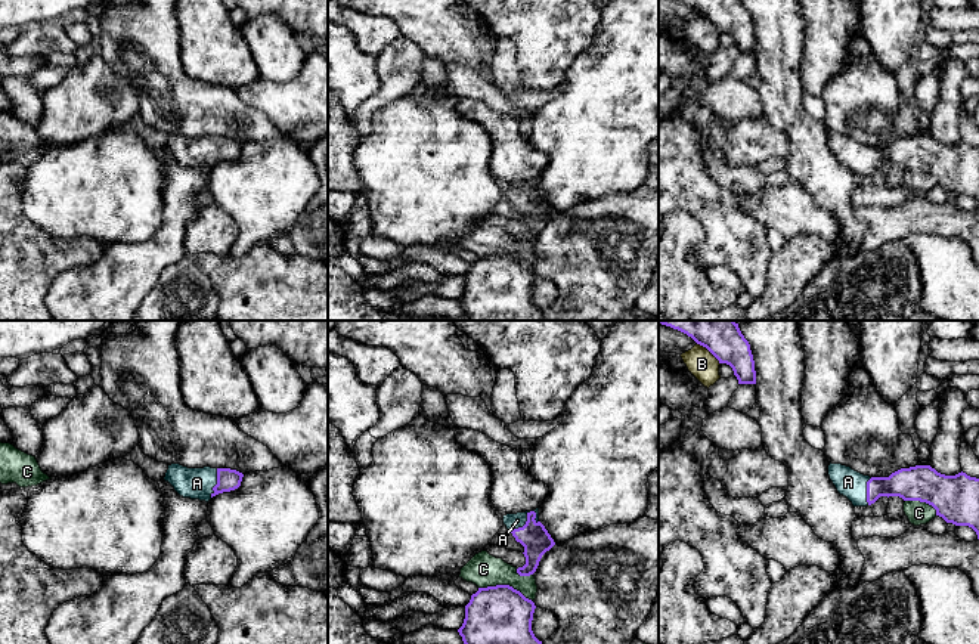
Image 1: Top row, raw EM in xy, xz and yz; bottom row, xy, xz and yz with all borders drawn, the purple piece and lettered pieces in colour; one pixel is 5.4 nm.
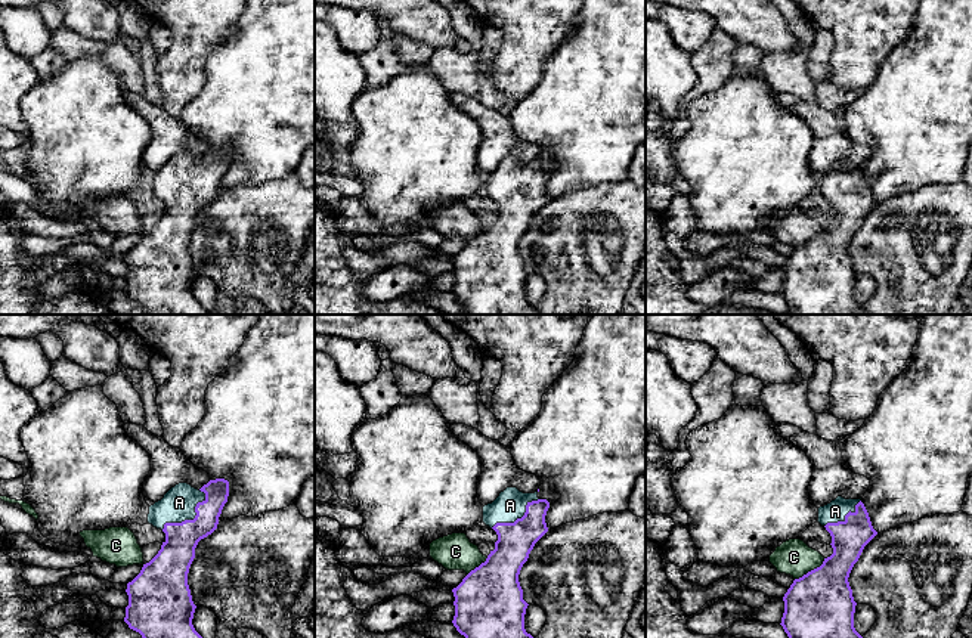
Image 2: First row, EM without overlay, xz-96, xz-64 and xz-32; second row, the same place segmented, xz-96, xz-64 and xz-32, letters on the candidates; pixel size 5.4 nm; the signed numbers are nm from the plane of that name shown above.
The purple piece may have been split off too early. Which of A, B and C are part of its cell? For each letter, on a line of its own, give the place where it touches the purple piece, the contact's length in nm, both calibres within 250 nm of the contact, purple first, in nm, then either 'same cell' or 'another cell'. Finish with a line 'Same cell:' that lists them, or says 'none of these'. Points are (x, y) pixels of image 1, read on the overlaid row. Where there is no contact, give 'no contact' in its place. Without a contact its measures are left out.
A: xz (526, 522) | 170 nm | 160/80 nm | same cell
B: yz (709, 350) | 170 nm | 280/160 nm | another cell
C: xz (505, 585) | 300 nm | 320/180 nm | another cell
Same cell: A

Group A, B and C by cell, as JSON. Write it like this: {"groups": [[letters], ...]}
{"groups": [["A"], ["B"], ["C"]]}

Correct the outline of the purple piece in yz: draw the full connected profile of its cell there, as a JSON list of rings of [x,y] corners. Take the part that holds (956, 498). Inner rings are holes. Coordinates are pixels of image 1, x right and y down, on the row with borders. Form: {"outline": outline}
{"outline": [[[830,462],[828,476],[837,492],[853,507],[871,505],[880,496],[926,502],[947,523],[972,527],[979,539],[979,479],[963,471],[945,476],[930,465],[916,465],[901,468],[889,477],[870,477]]]}

